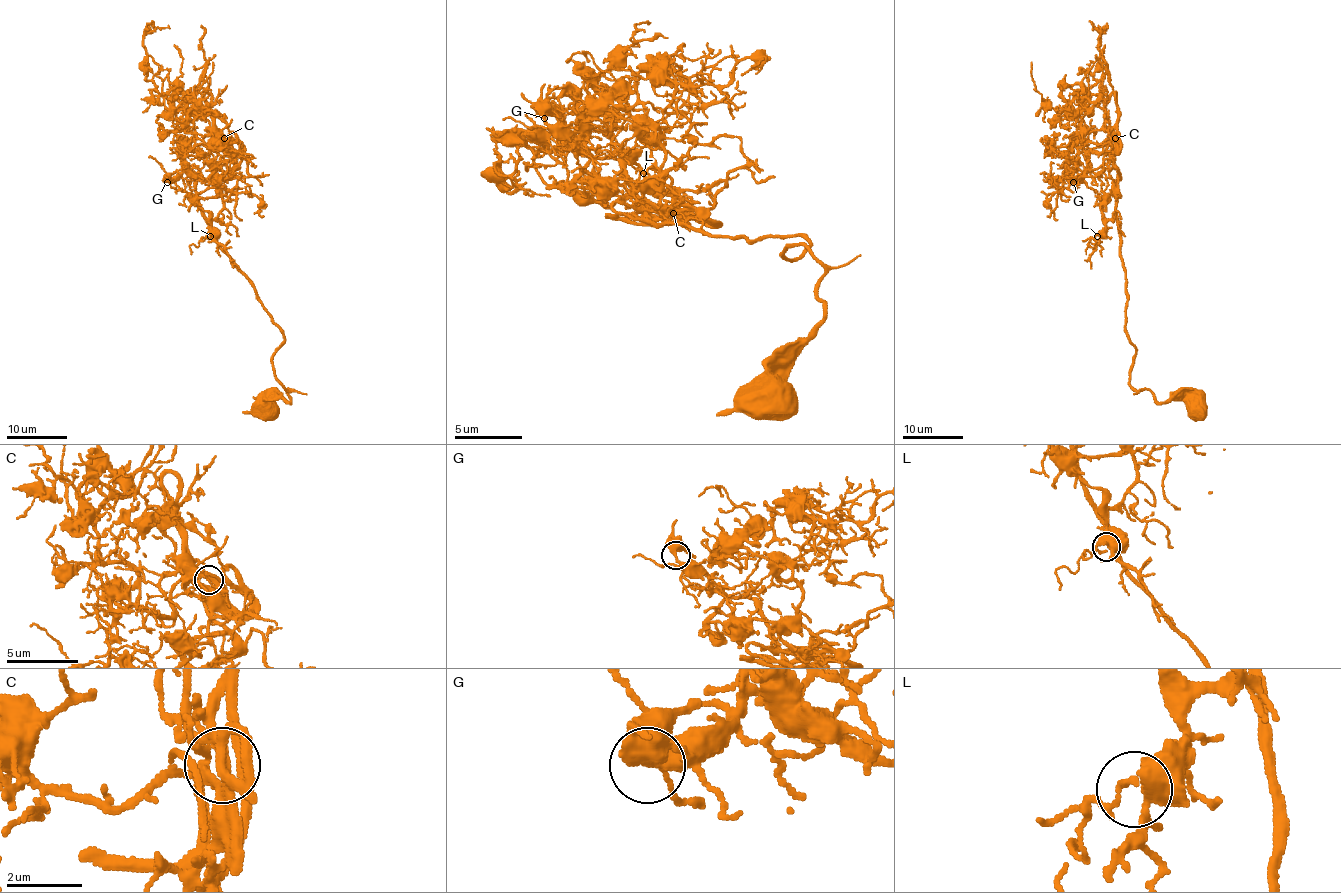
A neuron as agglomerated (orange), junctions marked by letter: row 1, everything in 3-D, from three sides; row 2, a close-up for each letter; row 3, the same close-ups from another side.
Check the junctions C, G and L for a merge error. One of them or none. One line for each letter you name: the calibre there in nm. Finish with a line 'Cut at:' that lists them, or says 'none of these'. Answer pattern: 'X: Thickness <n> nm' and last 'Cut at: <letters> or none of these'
Cut at: none of these

